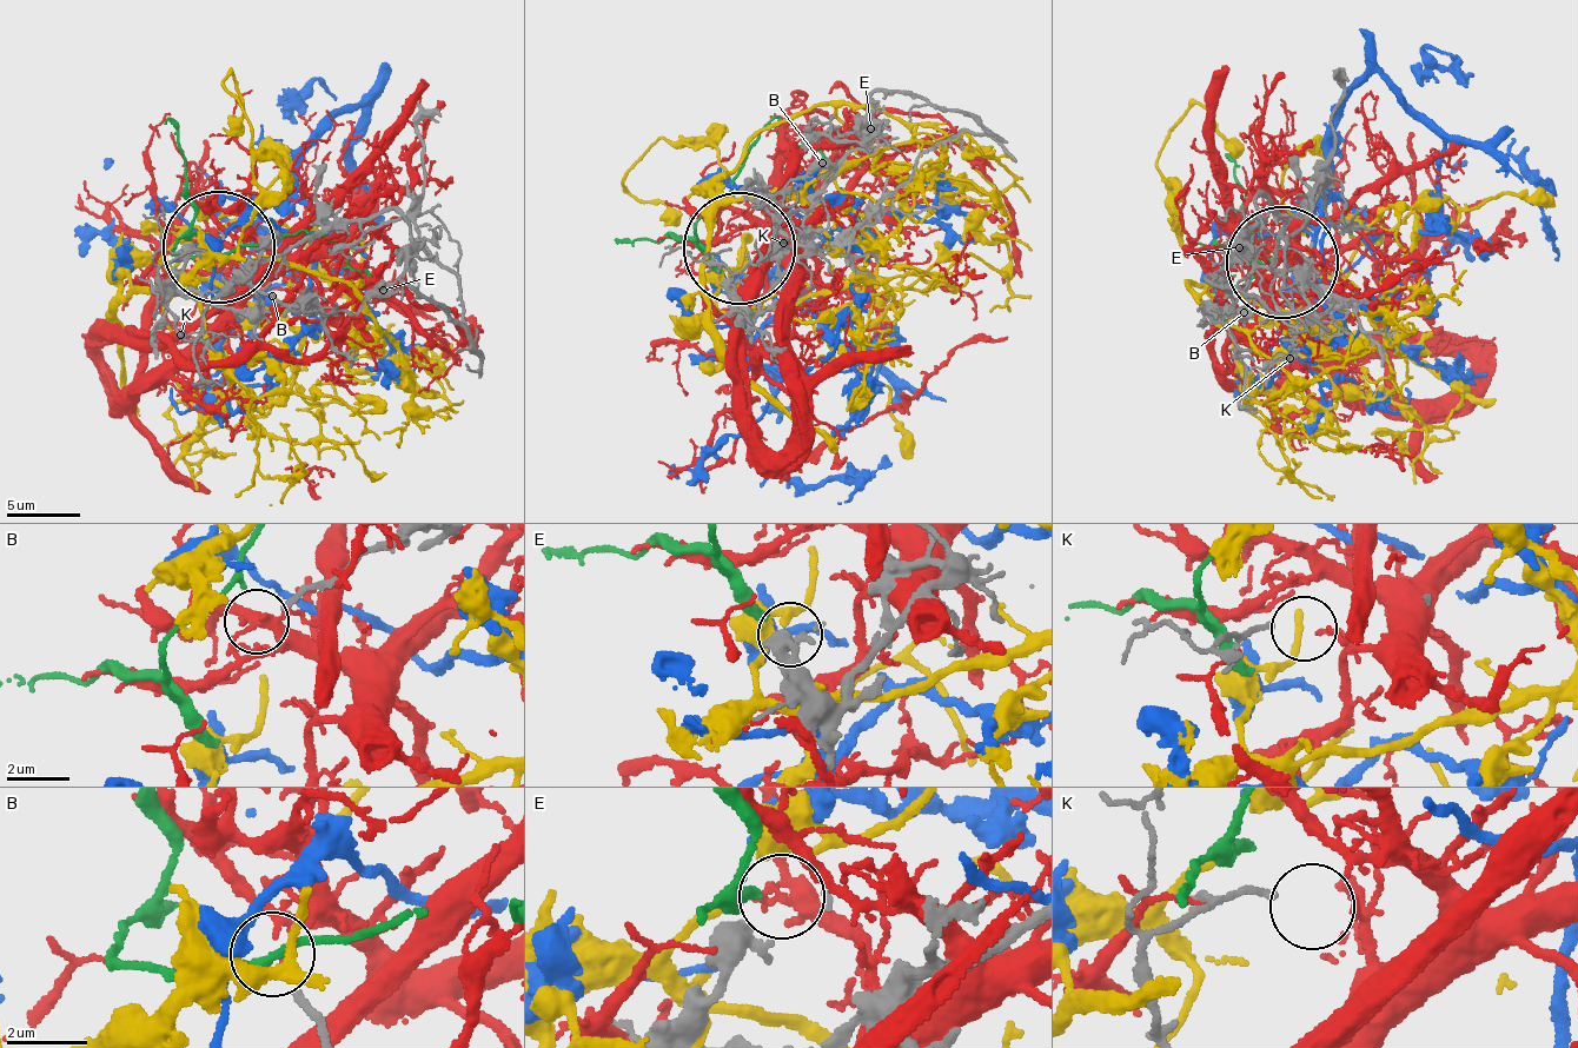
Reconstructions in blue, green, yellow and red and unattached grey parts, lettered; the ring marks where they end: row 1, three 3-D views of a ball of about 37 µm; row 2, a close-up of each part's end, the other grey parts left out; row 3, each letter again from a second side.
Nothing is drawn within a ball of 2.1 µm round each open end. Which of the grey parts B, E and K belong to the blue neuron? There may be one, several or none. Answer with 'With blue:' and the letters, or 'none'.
With blue: none

